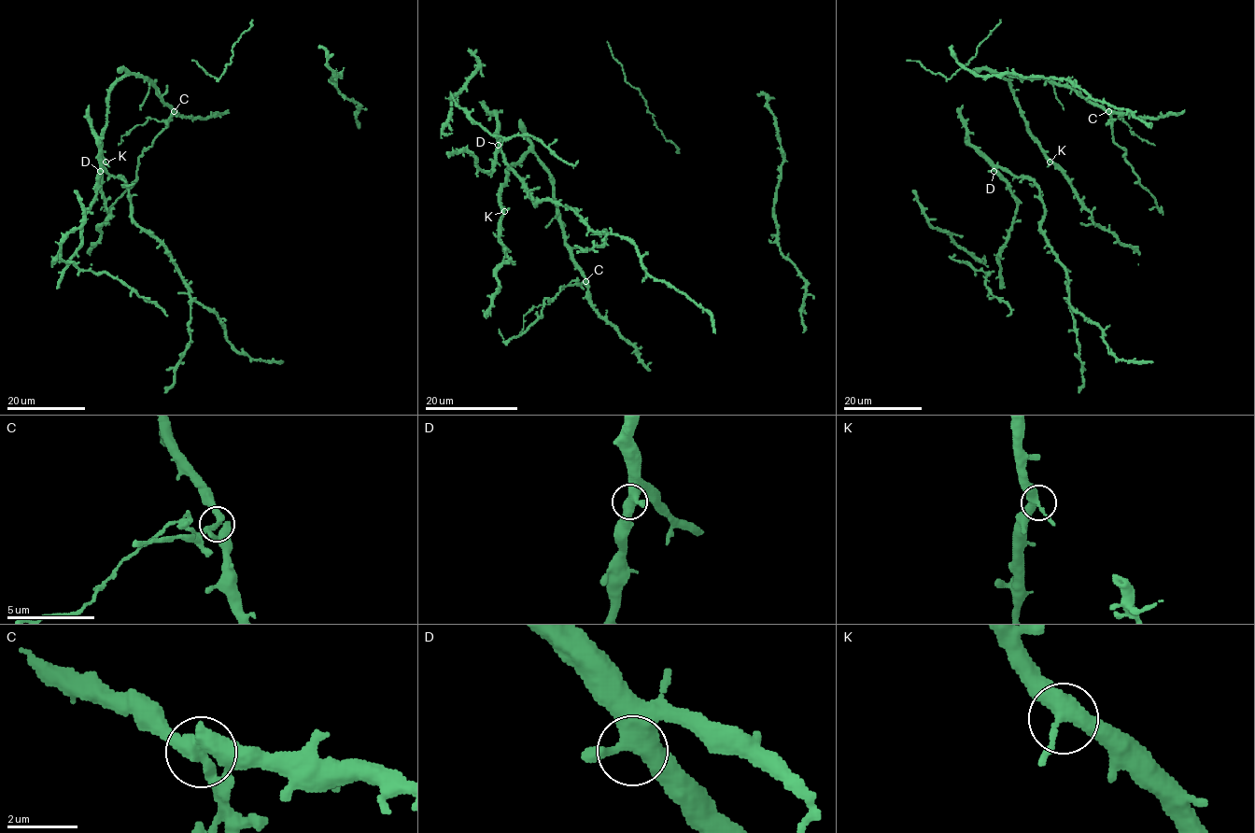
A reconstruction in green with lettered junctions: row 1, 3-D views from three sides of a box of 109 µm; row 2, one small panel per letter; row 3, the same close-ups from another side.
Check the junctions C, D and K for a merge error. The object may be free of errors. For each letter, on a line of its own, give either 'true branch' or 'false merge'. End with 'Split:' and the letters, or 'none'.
C: false merge
D: true branch
K: true branch
Split: C

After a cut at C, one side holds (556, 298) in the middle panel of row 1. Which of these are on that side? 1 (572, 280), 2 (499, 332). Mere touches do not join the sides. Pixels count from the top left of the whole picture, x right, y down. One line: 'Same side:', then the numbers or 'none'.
Same side: 1, 2

